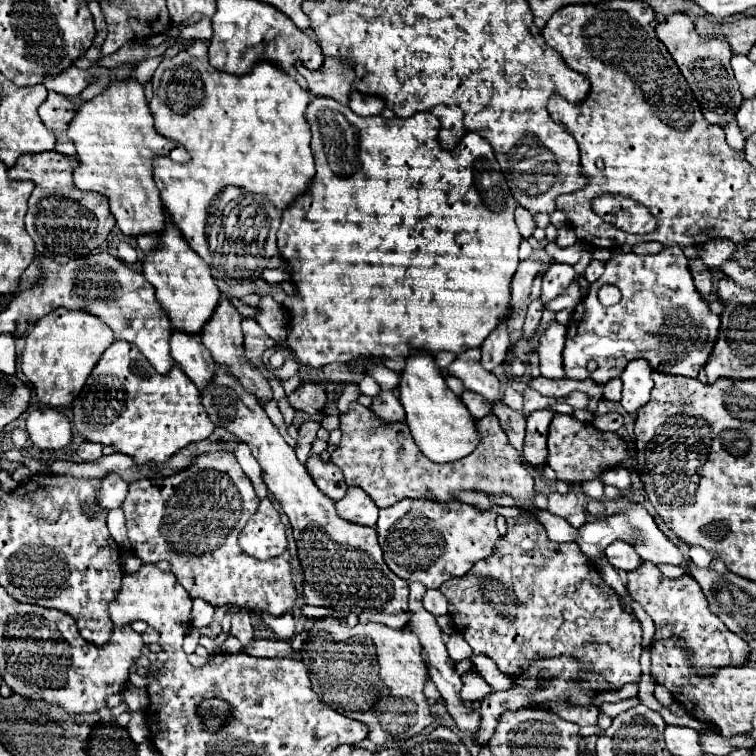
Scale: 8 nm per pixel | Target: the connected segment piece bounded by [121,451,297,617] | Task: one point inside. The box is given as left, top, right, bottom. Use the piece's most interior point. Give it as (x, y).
(192, 520)

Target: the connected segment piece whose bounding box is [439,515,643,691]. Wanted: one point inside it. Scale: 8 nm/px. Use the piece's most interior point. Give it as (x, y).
(533, 598)

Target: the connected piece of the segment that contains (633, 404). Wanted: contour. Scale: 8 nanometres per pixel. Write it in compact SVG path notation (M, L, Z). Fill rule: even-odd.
M637 359L625 367L623 375L623 399L621 405L627 413L635 413L641 405L649 401L649 391L653 387L651 381L651 369L645 359Z

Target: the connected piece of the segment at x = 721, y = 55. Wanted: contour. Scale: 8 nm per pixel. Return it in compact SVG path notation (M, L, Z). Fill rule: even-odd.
M673 13L673 15L665 17L665 21L661 21L655 27L655 35L667 47L667 51L675 59L677 67L681 69L683 77L691 85L691 89L693 89L693 93L695 93L695 97L697 97L697 101L699 101L699 105L703 109L705 119L709 123L717 123L721 127L725 123L733 121L735 113L737 113L737 107L741 105L743 97L741 97L741 91L737 87L733 69L729 65L729 59L731 59L729 43L725 43L723 39L703 41L697 35L691 17L687 17L685 13Z

